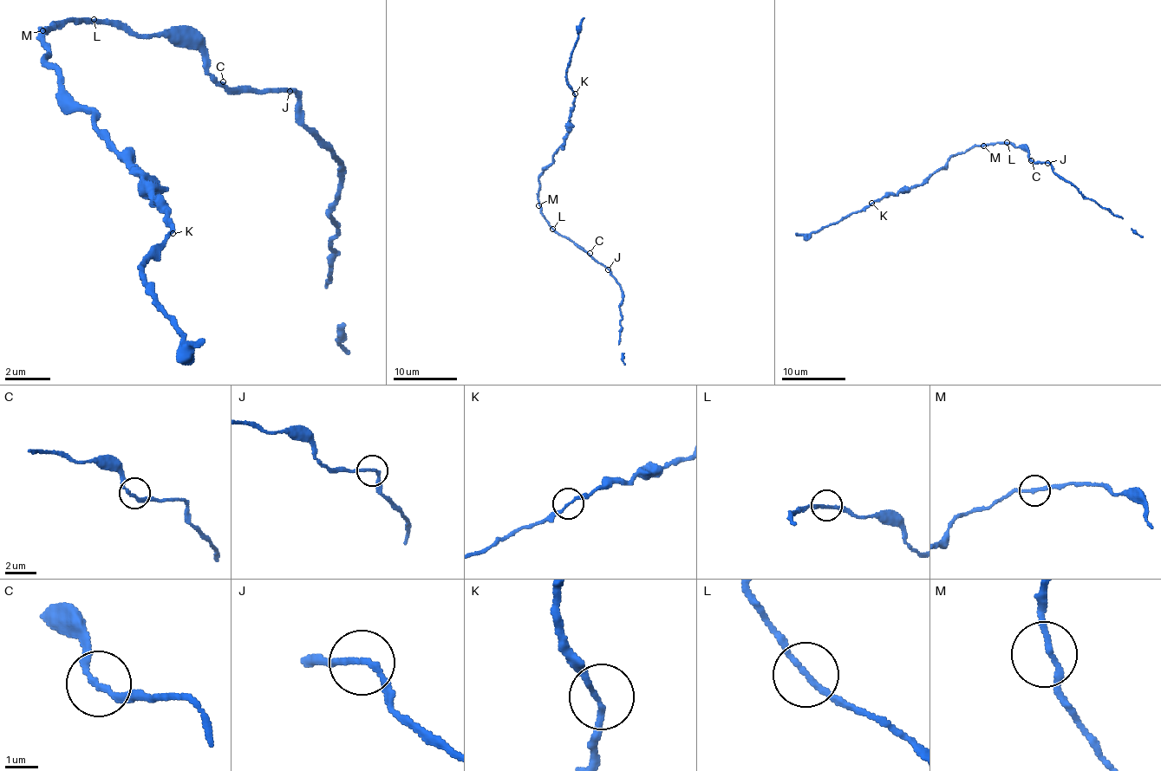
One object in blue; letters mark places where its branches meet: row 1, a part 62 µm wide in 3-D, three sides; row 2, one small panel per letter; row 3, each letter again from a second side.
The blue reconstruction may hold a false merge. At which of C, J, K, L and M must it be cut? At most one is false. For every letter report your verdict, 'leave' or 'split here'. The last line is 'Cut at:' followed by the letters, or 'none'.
C: leave
J: leave
K: leave
L: leave
M: leave
Cut at: none

